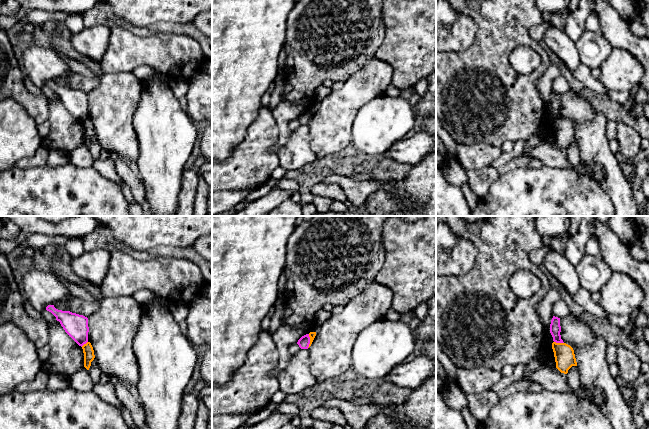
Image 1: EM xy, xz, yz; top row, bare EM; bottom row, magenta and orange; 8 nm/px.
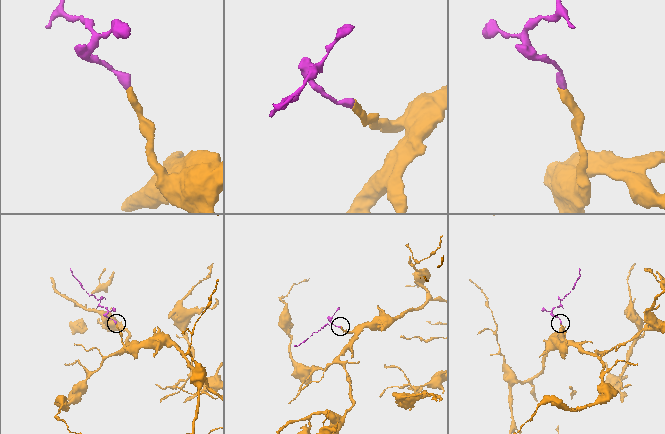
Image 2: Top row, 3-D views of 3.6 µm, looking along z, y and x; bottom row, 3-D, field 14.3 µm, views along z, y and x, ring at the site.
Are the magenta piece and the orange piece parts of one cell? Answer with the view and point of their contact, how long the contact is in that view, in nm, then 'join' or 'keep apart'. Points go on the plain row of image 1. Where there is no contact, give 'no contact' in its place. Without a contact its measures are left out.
contact xz (309, 117); length 110 nm; keep apart

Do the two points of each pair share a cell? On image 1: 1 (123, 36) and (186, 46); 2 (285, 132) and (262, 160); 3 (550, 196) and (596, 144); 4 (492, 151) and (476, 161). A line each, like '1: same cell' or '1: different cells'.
1: same cell
2: different cells
3: different cells
4: same cell

